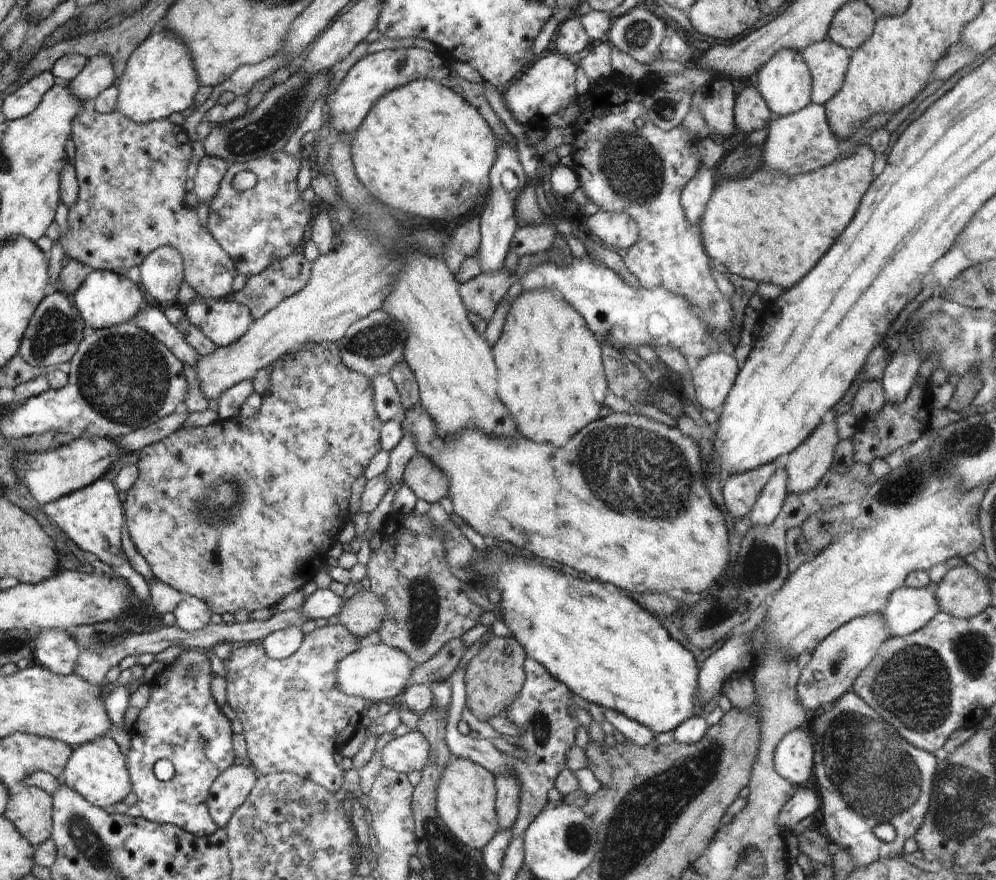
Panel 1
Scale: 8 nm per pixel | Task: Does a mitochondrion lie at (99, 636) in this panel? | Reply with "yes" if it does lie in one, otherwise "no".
yes

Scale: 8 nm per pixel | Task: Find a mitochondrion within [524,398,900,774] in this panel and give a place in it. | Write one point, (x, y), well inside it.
(629, 469)

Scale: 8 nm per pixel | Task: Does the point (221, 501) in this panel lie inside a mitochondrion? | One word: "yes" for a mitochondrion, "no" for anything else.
yes

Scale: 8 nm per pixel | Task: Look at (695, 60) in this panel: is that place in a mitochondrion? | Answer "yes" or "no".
no

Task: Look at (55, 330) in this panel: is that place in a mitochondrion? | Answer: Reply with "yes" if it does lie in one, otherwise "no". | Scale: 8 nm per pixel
yes

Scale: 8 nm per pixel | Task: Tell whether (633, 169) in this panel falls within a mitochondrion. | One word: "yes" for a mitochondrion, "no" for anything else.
yes

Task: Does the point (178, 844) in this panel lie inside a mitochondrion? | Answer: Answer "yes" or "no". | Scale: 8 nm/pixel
no

